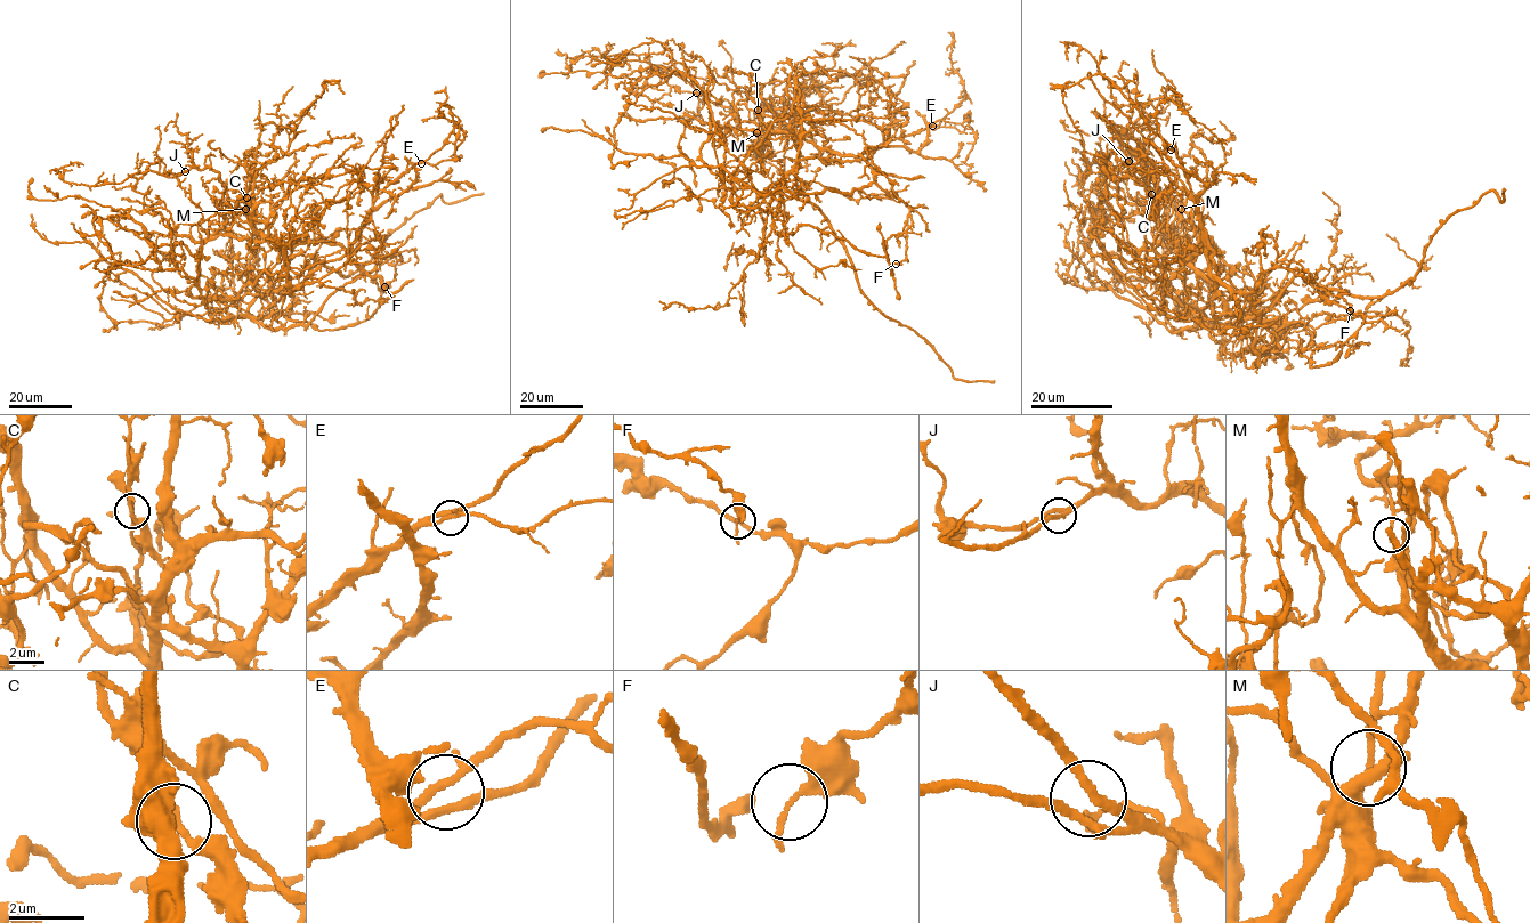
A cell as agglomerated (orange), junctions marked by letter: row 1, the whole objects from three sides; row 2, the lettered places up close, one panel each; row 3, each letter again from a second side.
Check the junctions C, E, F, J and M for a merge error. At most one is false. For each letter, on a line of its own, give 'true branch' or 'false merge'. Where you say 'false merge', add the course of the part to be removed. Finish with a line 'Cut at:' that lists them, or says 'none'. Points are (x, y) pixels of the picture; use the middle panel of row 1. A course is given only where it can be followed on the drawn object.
C: false merge; course (758, 111), (860, 155), (874, 180), (761, 195), (680, 155), (542, 132)
E: true branch
F: true branch
J: true branch
M: true branch
Cut at: C

